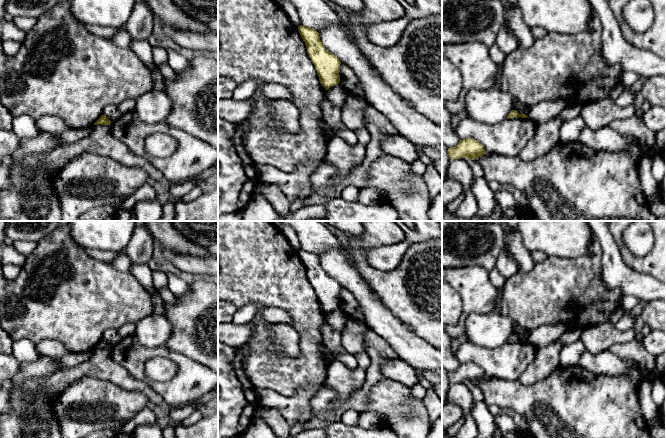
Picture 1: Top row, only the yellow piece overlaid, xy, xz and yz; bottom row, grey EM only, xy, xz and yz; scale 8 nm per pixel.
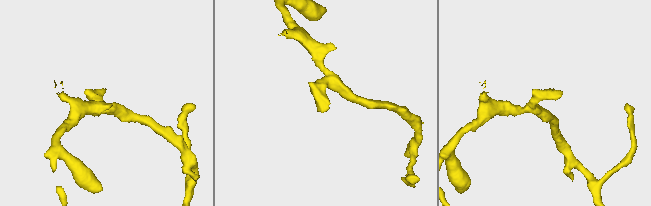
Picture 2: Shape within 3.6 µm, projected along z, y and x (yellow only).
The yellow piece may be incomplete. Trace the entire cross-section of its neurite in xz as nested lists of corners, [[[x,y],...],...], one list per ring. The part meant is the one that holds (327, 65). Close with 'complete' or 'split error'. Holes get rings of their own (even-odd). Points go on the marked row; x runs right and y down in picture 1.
[[[300,25],[298,30],[305,42],[307,53],[315,66],[322,86],[328,90],[339,84],[340,60],[324,47],[319,33],[314,28]]]; complete

